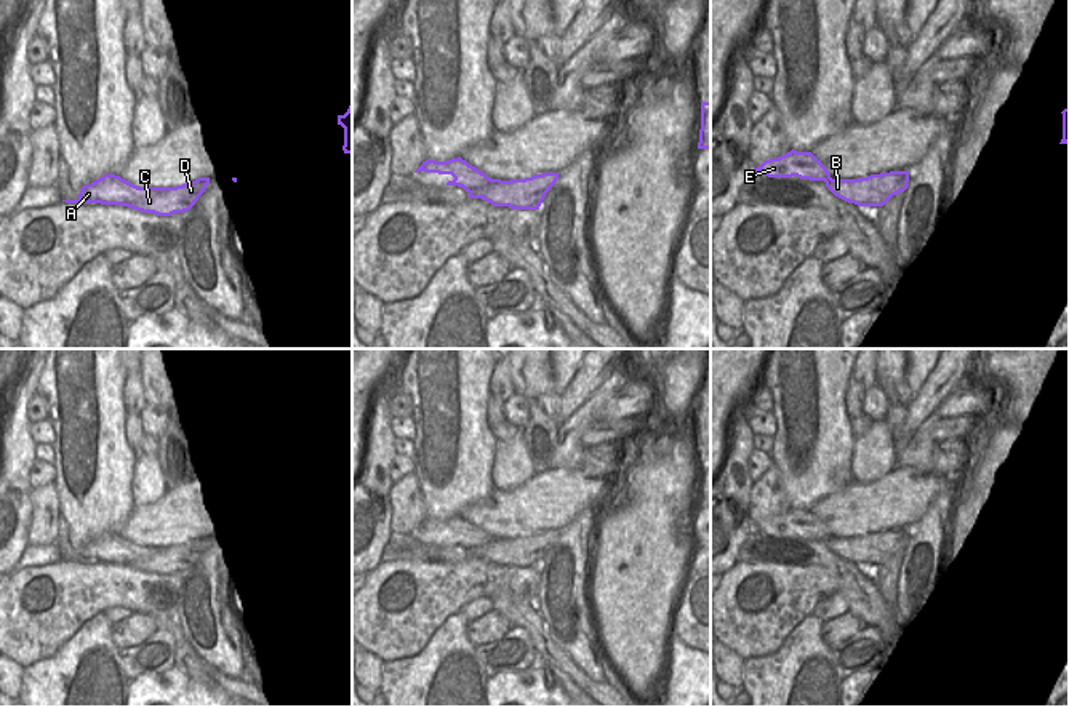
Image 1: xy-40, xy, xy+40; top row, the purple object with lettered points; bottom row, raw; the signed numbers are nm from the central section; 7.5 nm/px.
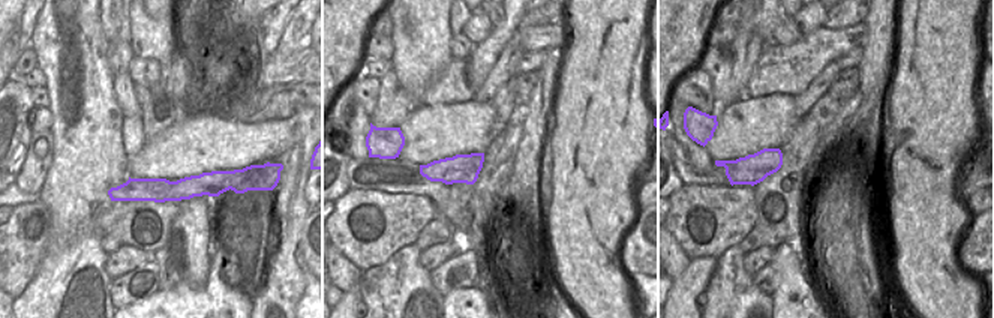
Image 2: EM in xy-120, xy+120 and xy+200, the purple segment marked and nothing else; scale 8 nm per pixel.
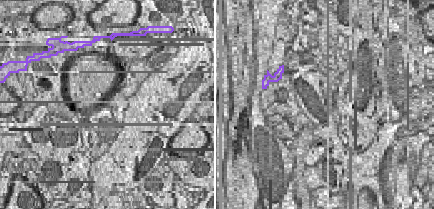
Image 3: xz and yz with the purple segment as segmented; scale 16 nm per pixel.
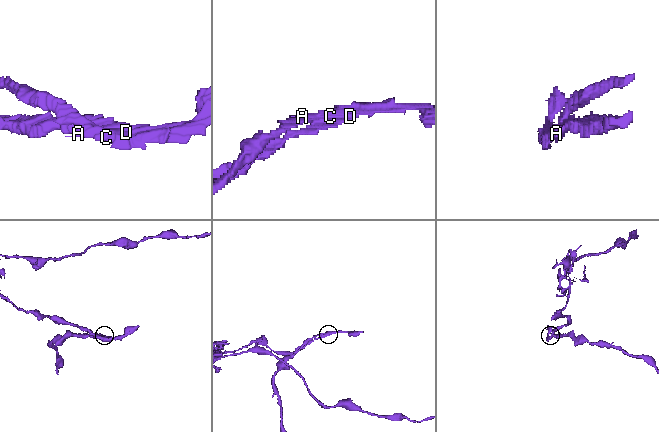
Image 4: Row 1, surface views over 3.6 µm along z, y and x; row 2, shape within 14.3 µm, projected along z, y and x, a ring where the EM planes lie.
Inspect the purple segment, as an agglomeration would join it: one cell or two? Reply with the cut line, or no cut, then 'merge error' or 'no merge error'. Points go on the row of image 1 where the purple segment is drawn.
cut xy (493, 179), (484, 184), (458, 186); merge error

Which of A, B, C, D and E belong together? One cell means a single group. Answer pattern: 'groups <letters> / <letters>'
groups A B C D / E

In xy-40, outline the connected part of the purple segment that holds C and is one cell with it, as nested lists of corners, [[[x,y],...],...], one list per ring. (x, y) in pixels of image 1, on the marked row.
[[[198,178],[176,187],[138,187],[125,184],[86,184],[77,200],[66,203],[122,205],[142,213],[171,216],[189,211],[210,184],[210,178]]]

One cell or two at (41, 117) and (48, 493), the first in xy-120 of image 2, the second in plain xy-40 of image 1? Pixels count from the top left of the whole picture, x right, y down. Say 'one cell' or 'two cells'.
two cells

